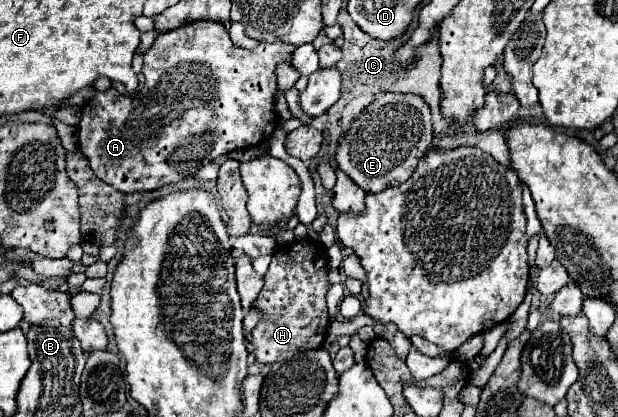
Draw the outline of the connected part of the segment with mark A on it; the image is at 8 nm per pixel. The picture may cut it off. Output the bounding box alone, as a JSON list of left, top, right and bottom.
[78,22,294,192]

